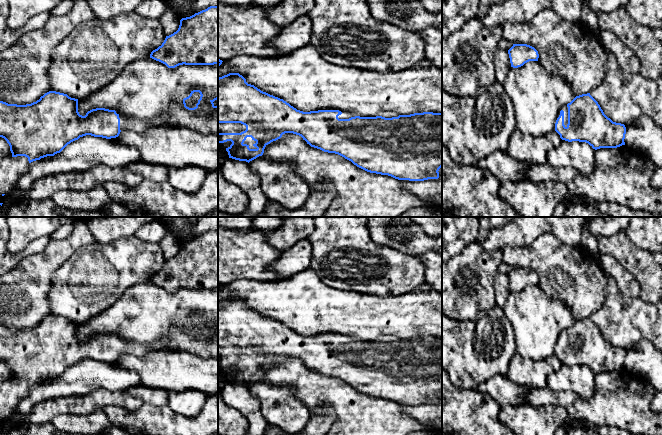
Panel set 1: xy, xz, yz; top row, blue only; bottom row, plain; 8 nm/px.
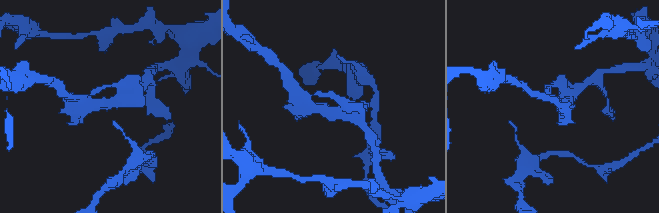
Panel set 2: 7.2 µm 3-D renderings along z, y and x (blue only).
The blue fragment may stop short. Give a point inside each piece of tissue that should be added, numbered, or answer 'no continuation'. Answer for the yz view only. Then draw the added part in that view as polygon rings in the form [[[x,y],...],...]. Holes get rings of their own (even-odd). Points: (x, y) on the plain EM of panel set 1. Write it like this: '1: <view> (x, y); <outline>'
1: yz (564, 332); [[[567,329],[563,330],[561,332],[561,334],[564,335],[564,349],[565,349],[565,351],[567,351],[567,348],[568,348],[568,331],[567,331]]]

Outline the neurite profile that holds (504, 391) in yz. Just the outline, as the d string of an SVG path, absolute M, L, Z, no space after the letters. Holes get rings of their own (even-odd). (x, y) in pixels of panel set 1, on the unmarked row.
M495 375L479 384L475 390L489 394L501 406L518 406L531 392L531 387L517 385L505 375Z

